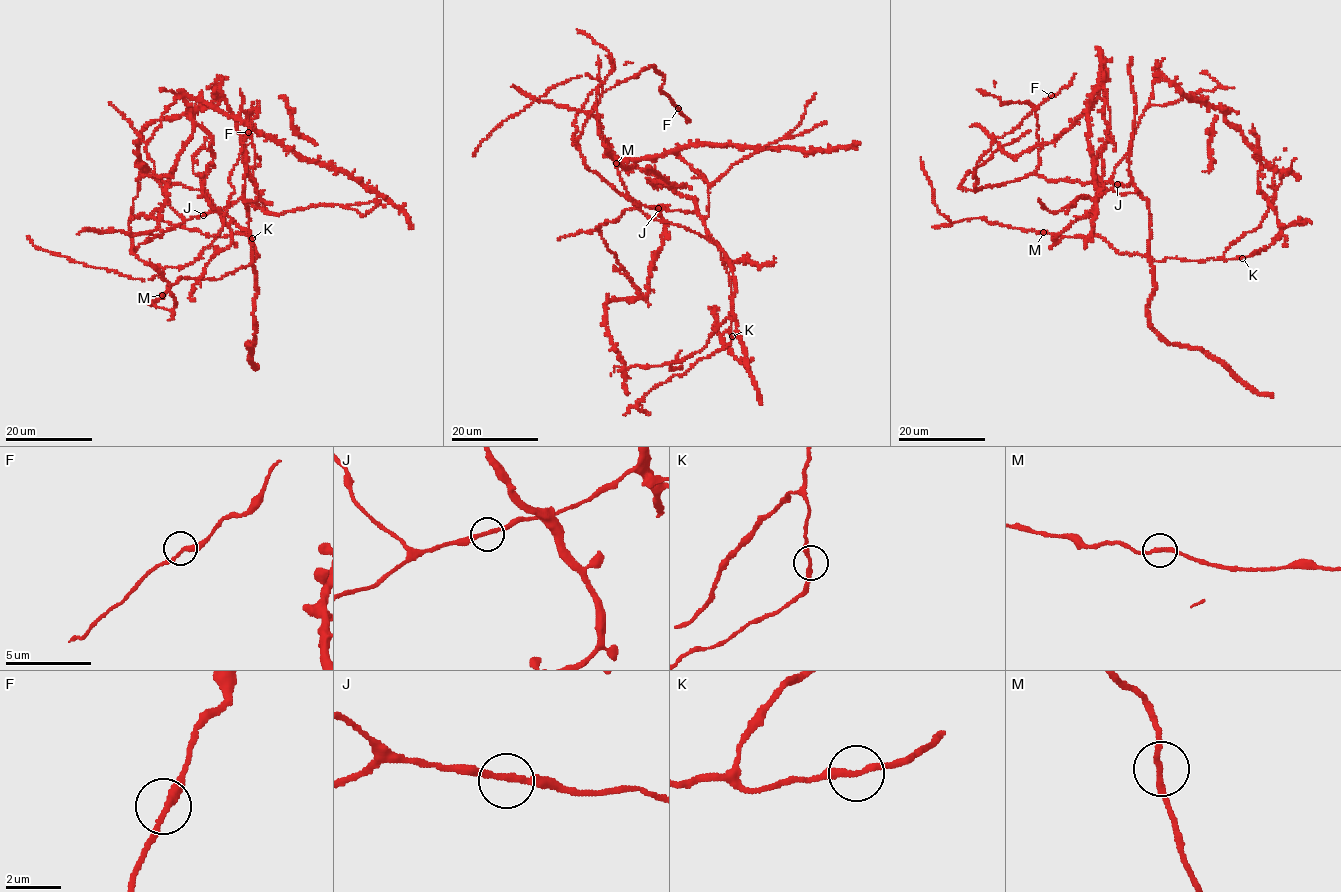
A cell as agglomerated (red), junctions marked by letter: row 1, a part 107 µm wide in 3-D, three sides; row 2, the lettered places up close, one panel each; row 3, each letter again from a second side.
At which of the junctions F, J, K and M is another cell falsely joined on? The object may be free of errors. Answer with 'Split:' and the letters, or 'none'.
Split: none

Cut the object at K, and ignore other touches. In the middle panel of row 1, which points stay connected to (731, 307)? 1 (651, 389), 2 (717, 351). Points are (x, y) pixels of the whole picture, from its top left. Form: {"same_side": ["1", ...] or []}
{"same_side": []}

